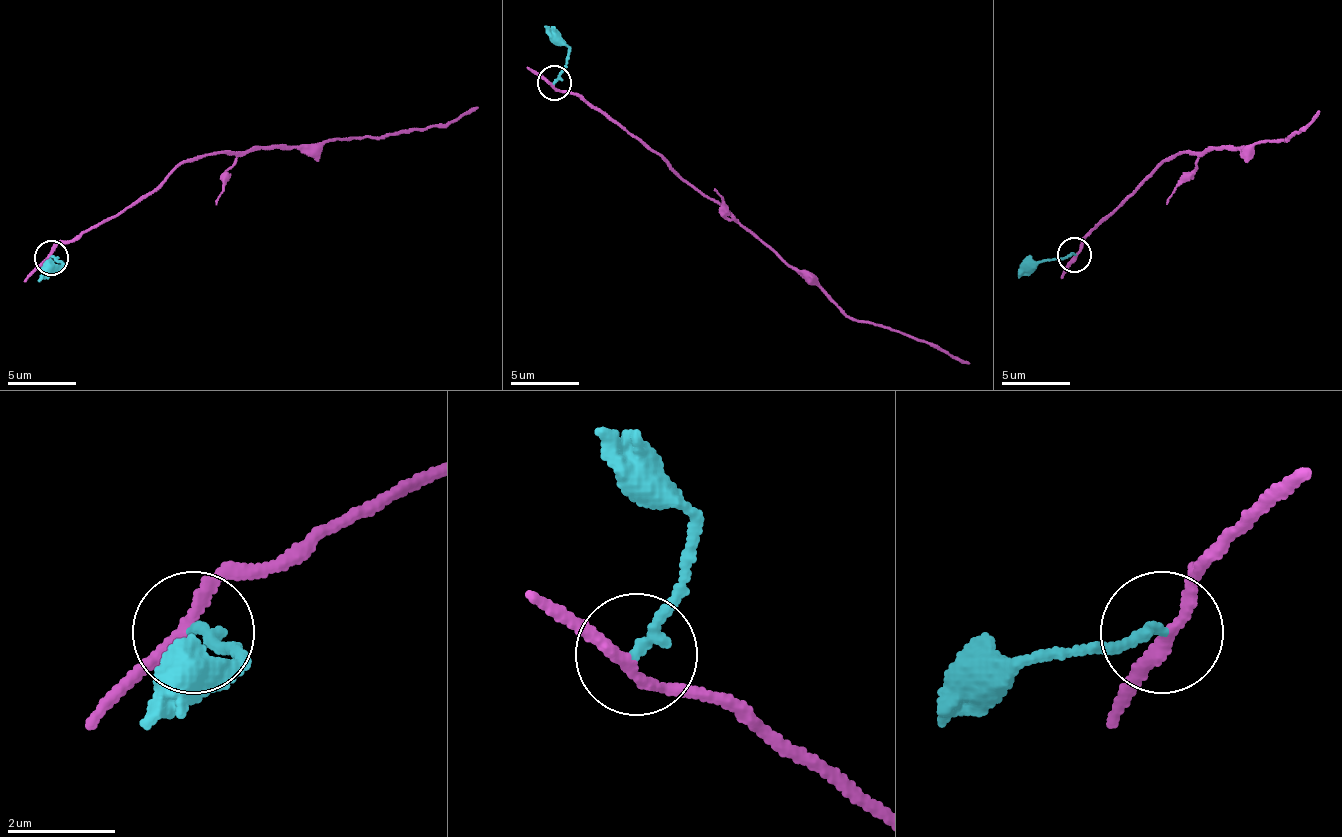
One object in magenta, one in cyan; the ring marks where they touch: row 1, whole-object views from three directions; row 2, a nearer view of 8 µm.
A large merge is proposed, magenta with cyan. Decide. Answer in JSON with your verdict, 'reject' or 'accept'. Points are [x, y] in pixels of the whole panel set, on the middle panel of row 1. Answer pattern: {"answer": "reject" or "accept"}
{"answer": "accept"}

